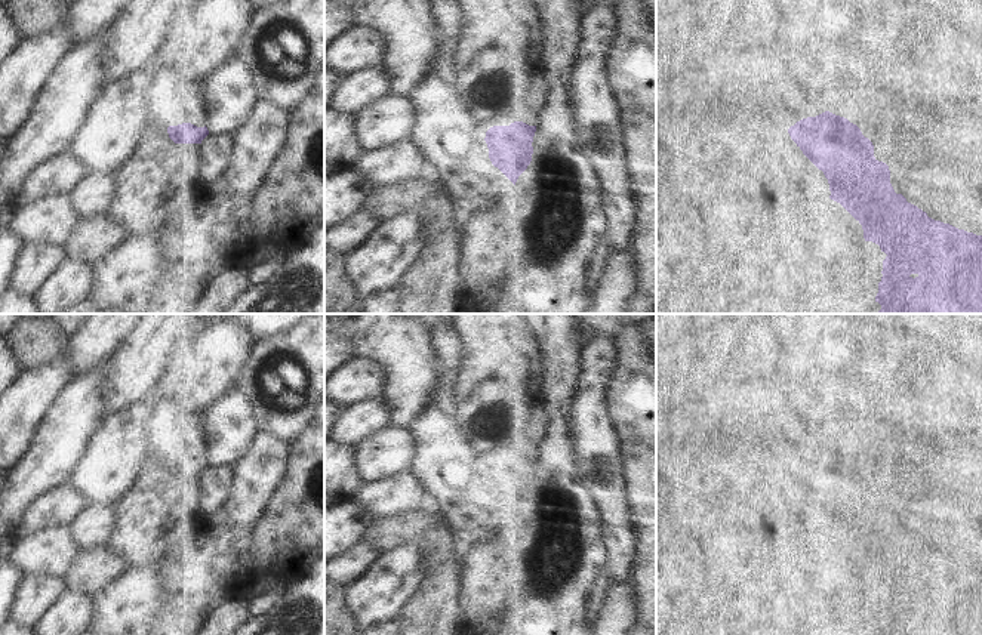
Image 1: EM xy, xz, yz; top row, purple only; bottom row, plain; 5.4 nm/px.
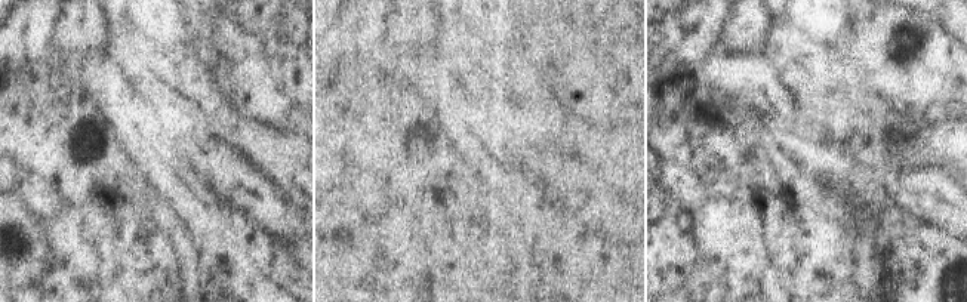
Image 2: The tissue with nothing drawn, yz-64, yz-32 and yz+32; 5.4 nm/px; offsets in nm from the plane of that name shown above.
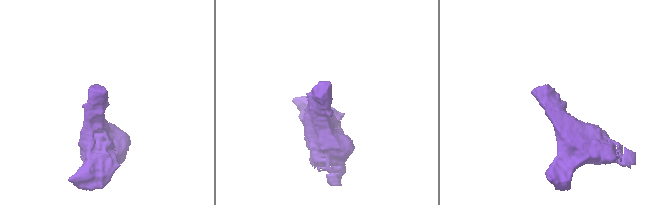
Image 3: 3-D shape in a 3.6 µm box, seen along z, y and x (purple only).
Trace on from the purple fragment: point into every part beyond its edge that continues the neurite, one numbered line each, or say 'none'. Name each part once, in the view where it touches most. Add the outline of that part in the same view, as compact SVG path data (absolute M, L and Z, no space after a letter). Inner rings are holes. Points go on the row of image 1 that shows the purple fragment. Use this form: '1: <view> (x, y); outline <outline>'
1: xz (529, 116); outline M532 105L527 110L518 110L517 108L517 110L507 111L499 118L496 126L510 126L514 121L523 121L529 126L536 126L539 121L538 114L536 114L536 107L538 105Z

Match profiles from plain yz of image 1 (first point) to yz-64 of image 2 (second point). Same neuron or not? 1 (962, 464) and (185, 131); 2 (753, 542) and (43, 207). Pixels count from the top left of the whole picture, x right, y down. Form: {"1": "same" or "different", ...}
{"1": "different", "2": "different"}

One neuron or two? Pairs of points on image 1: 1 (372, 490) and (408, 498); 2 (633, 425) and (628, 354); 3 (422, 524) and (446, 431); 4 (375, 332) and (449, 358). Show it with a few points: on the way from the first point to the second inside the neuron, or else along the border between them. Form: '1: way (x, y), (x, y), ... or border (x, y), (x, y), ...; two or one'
1: way (381, 496), (399, 496); one
2: way (633, 407), (633, 372); one
3: border (437, 514), (442, 518); two
4: border (428, 332), (439, 366), (439, 387), (436, 390); two

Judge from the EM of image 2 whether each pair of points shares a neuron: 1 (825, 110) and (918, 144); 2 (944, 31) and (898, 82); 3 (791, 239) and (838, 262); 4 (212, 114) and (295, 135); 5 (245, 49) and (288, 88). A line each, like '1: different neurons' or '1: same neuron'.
1: same neuron
2: same neuron
3: same neuron
4: same neuron
5: same neuron

